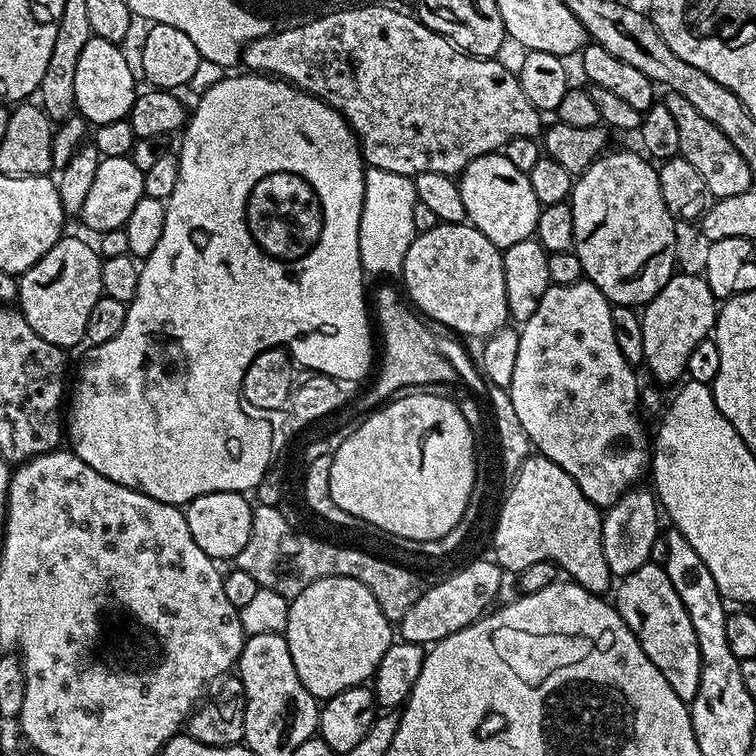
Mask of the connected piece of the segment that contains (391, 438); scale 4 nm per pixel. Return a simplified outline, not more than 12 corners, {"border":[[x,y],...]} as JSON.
{"border":[[397,395],[331,455],[349,518],[417,545],[458,526],[477,437]]}

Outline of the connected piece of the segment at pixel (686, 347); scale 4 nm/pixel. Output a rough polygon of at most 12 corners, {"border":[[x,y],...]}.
{"border":[[673,274],[640,321],[657,385],[687,373],[713,335],[716,296],[700,274]]}

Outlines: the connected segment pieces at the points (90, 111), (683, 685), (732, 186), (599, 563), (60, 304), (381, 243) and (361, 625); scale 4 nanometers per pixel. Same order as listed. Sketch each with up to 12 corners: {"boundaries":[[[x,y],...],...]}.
{"boundaries":[[[93,35],[74,74],[76,112],[125,119],[137,73],[115,40]],[[664,567],[615,585],[618,614],[646,658],[691,702],[698,634]],[[673,92],[680,155],[715,198],[753,187],[746,160],[714,122]],[[529,454],[492,536],[508,574],[551,560],[604,594],[601,509]],[[68,235],[18,280],[38,338],[84,340],[102,257]],[[365,167],[358,250],[369,277],[403,273],[416,182]],[[354,578],[288,605],[302,686],[323,702],[367,685],[393,621]]]}

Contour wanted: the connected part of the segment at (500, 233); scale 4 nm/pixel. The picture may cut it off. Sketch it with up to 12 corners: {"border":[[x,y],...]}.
{"border":[[503,151],[459,173],[462,206],[494,246],[535,237],[541,204]]}

